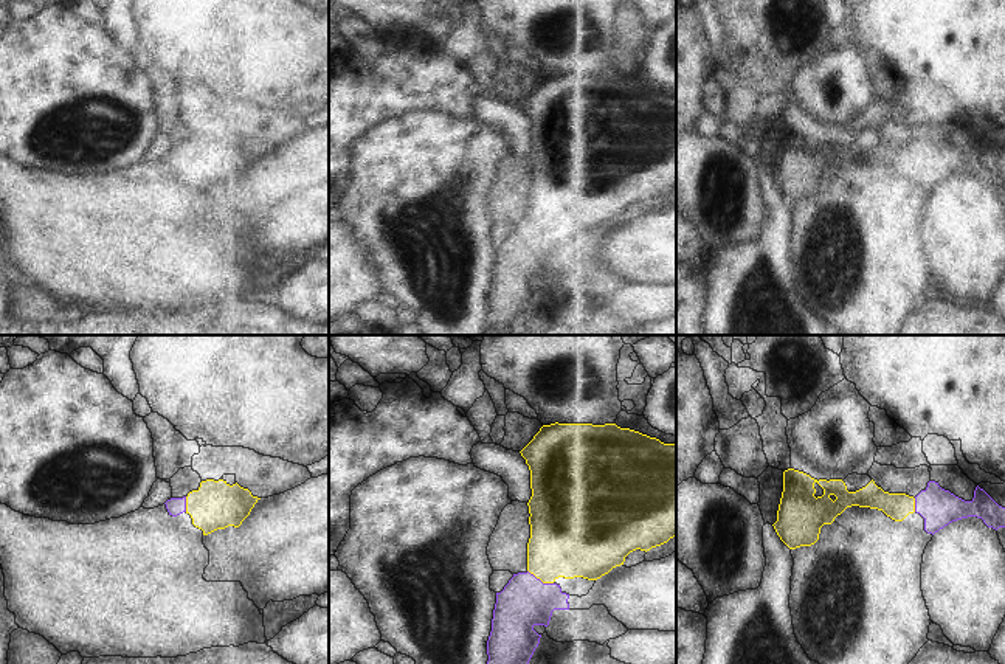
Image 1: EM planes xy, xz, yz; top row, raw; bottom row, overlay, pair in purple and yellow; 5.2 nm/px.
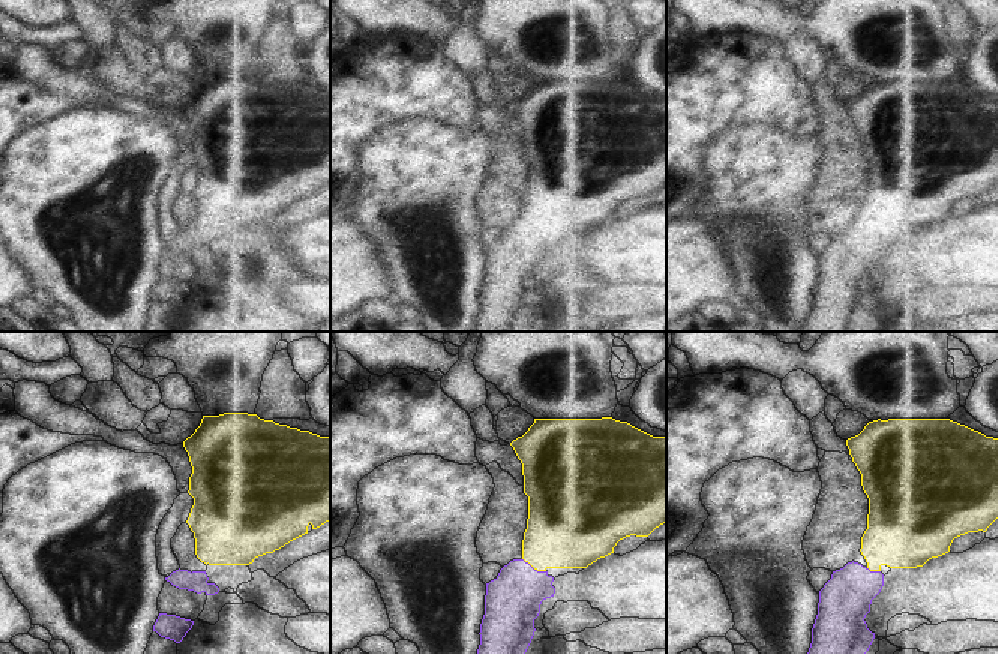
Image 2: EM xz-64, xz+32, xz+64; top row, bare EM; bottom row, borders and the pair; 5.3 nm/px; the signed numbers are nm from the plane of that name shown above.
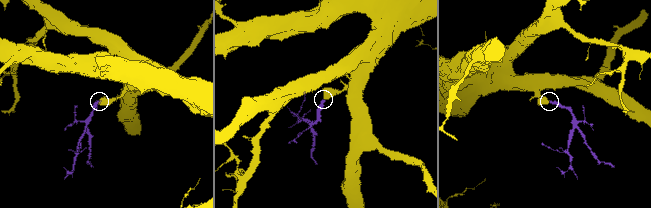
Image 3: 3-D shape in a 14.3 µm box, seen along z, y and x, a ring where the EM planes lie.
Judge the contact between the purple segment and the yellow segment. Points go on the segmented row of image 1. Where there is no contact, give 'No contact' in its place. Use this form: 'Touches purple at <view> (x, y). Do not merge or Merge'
Touches purple at xz (538, 579). Merge

